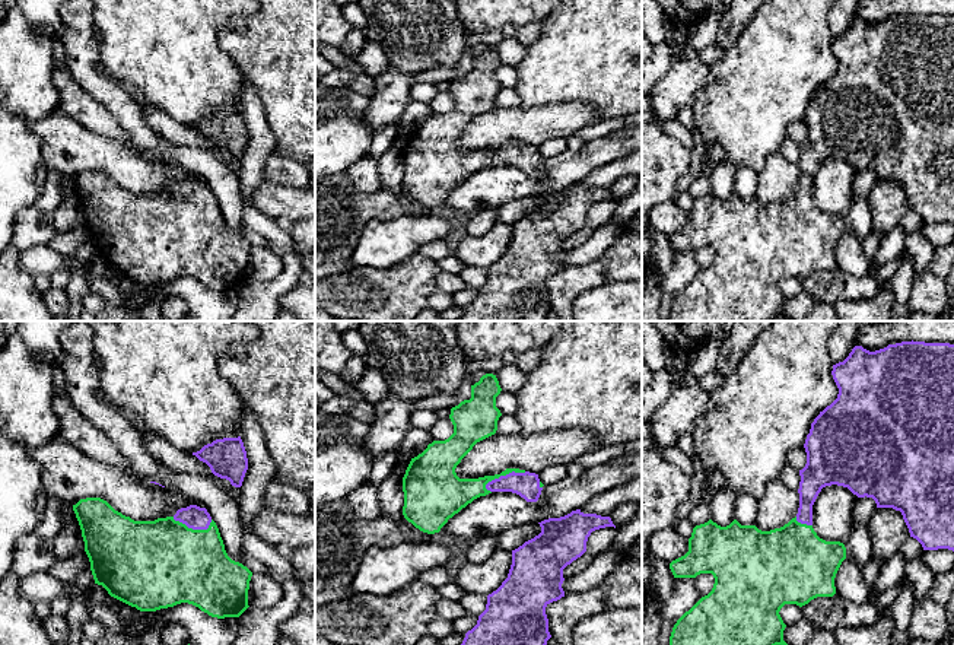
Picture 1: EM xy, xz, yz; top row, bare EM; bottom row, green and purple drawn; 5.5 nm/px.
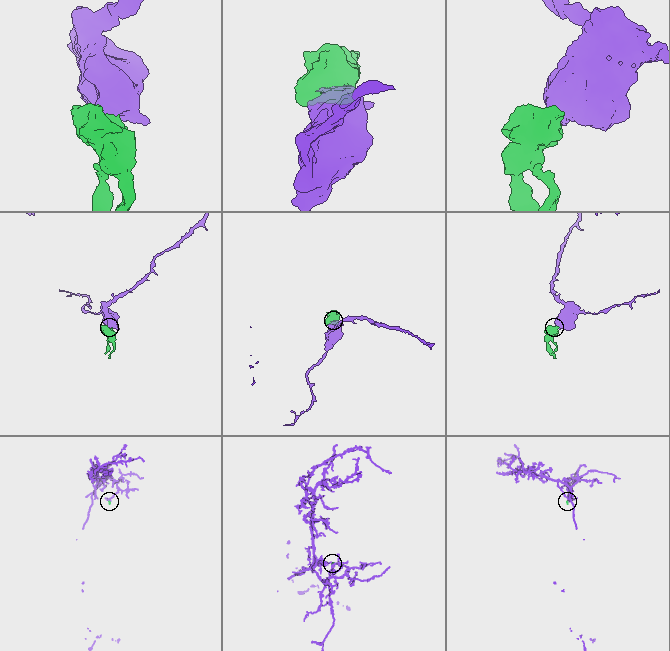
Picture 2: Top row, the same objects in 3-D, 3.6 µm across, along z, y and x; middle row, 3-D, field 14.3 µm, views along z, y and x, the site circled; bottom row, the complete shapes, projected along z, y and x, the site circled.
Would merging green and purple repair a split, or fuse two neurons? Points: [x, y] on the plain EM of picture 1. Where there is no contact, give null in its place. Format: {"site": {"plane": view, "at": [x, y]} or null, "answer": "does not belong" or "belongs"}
{"site": {"plane": "xz", "at": [503, 148]}, "answer": "belongs"}

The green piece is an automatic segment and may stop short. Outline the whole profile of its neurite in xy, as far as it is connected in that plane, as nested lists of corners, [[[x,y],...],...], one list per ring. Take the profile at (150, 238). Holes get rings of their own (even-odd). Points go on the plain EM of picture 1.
[[[101,171],[73,178],[95,257],[140,285],[156,285],[188,276],[212,290],[239,290],[248,279],[252,245],[232,233],[216,196],[206,181],[190,178],[174,190],[134,194]]]

